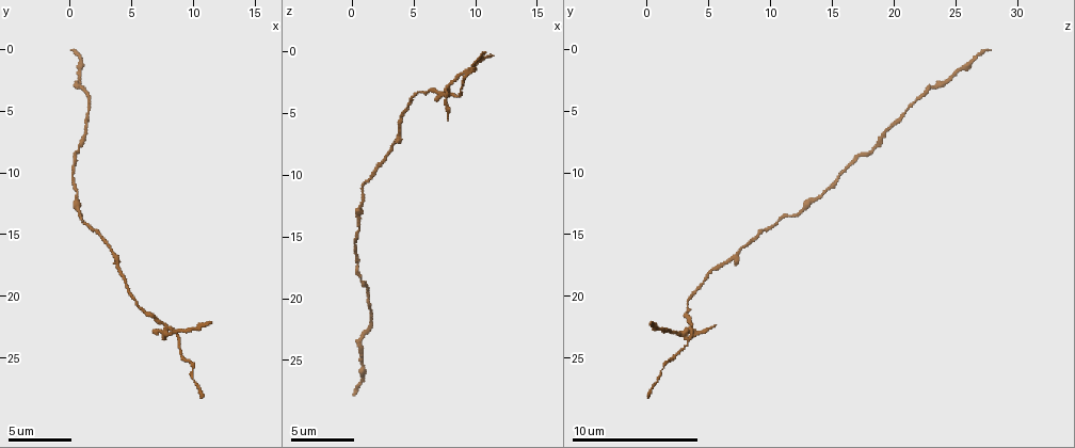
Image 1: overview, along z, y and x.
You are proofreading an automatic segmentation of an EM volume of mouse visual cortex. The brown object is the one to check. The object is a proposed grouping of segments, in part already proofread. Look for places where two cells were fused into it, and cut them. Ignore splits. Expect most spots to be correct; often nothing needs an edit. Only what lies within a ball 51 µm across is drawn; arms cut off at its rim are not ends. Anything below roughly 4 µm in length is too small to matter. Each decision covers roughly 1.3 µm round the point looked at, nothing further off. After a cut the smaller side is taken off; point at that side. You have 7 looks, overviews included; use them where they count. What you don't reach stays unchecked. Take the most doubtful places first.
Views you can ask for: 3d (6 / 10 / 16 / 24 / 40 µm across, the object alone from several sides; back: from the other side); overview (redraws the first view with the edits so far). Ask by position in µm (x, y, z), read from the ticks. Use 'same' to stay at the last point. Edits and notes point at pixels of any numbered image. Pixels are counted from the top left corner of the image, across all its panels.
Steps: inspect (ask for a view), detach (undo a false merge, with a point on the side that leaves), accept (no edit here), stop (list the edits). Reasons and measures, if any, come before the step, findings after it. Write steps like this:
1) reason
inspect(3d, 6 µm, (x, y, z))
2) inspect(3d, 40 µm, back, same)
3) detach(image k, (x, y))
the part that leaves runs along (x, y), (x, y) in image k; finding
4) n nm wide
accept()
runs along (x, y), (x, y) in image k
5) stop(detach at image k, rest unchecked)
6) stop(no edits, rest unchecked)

looks like a crossing
inspect(3d, 16 µm, (8.0, 22.6, 3.6))

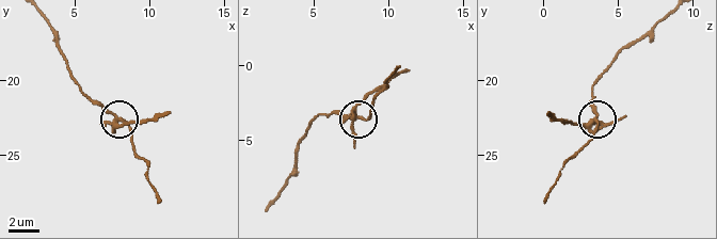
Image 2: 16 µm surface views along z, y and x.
250 nm wide
detach(image 2, (367, 95))
the part that leaves runs along (353, 113), (357, 104), (410, 69) in image 2; a second cell is stuck on

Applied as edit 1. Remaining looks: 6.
inspect(overview)

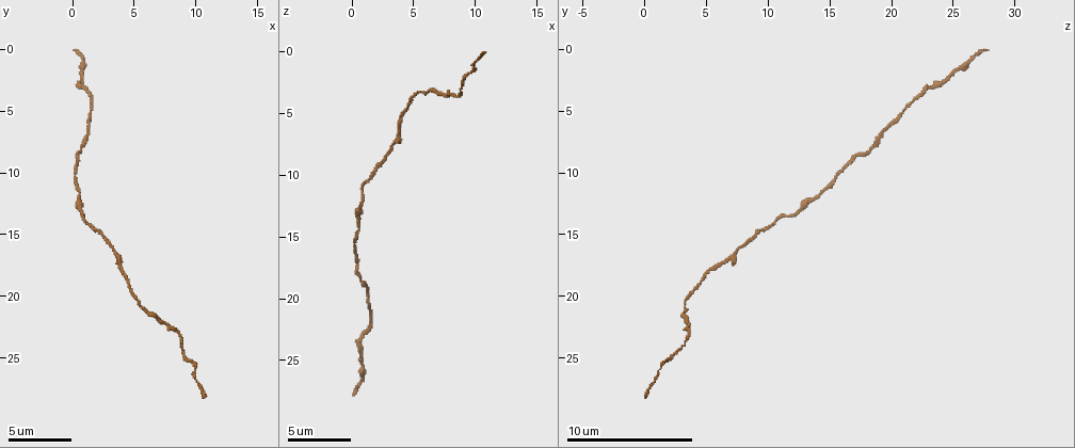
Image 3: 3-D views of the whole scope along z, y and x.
thick turns thin
inspect(3d, 16 µm, (3.8, 17.8, 5.8))

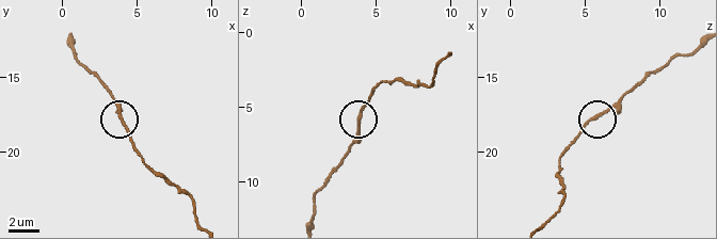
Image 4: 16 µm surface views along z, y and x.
200 nm wide
accept()
one cell here

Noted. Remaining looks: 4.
thick turns thin
inspect(3d, 16 µm, (1.6, 3.8, 22.4))

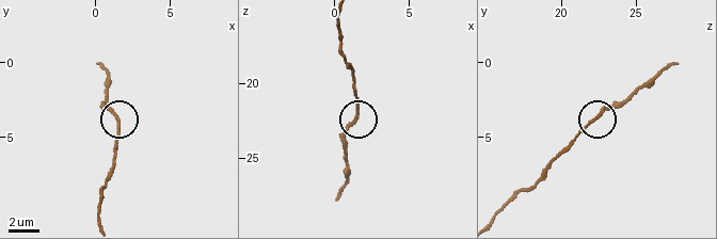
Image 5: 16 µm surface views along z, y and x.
180 nm wide
accept()
runs along (496, 216), (606, 108), (624, 101) in image 5; one cell here

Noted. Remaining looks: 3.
inspect(3d, 6 µm, (0.6, 13.4, 11.2))

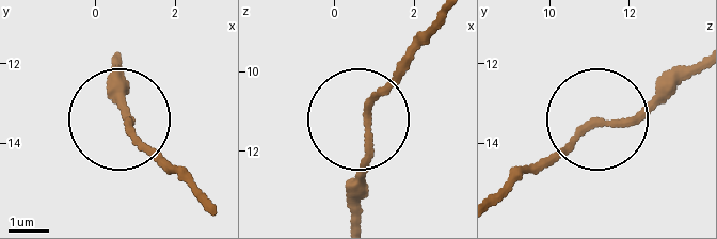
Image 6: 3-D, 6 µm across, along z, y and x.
other side
inspect(3d, 6 µm, back, (0.80, 13.55, 11.05))

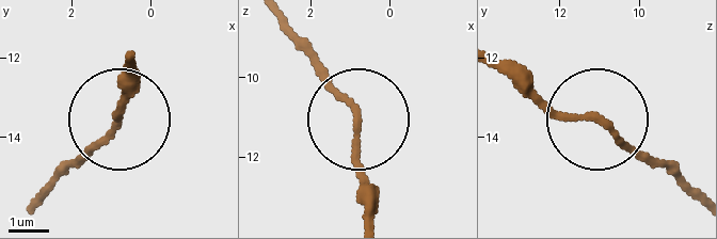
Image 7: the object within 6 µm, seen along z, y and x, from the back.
140 nm wide
accept()
runs along (595, 120), (568, 116), (521, 73) in image 7; one cell here

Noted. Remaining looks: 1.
stop(detach at image 2, rest unchecked)

